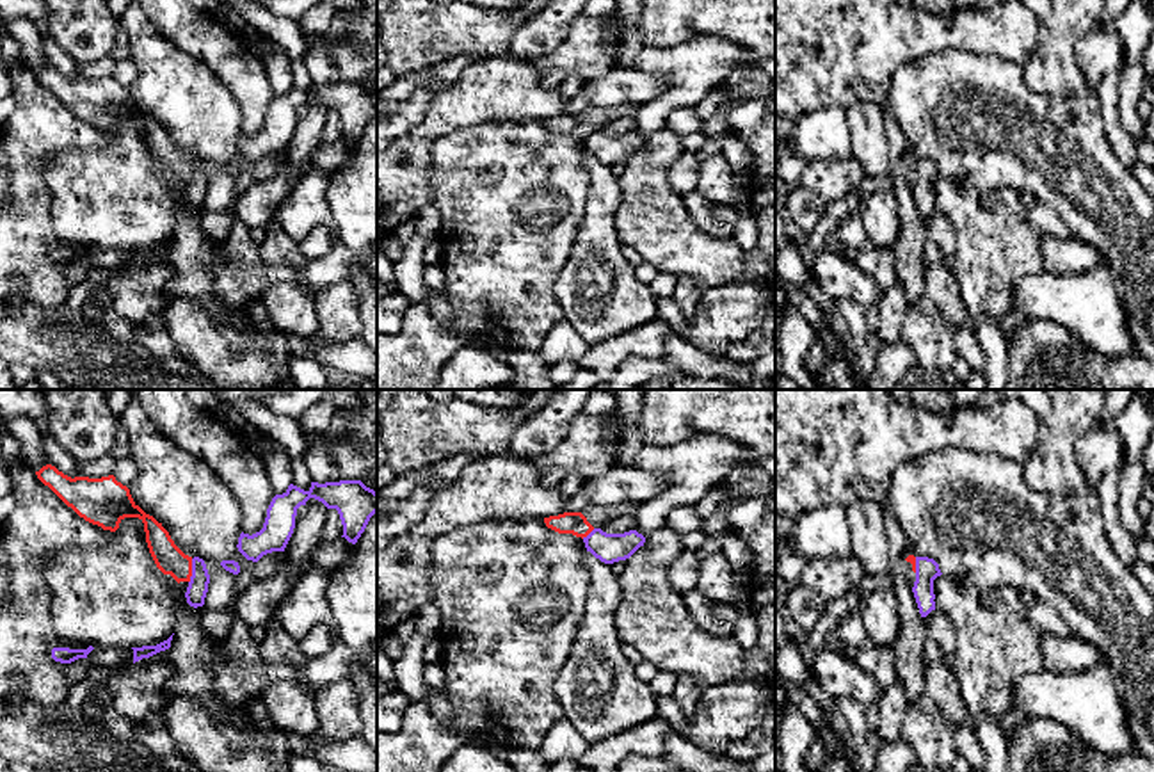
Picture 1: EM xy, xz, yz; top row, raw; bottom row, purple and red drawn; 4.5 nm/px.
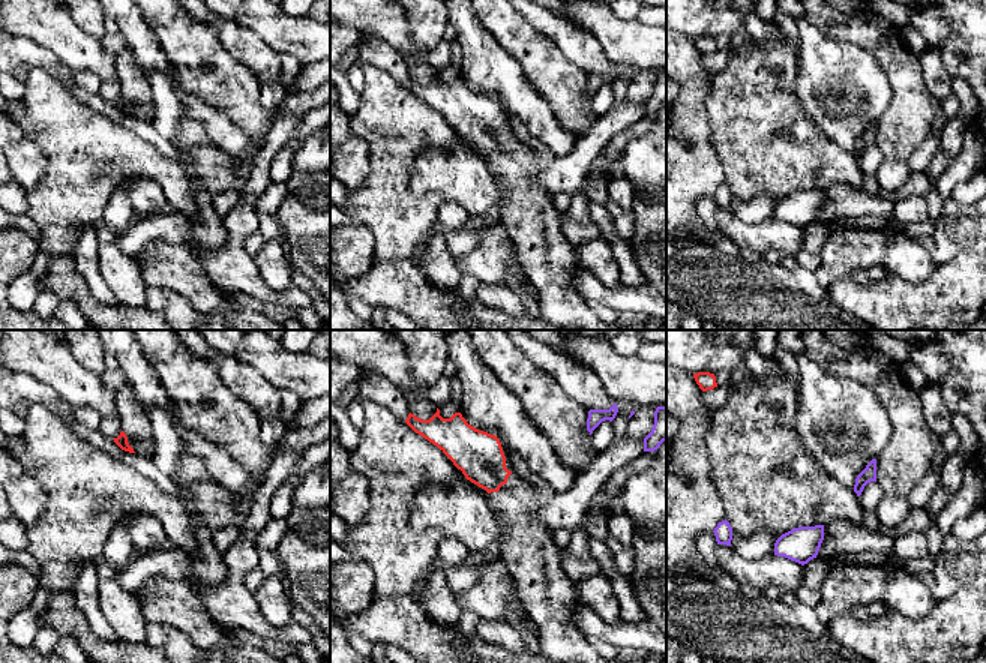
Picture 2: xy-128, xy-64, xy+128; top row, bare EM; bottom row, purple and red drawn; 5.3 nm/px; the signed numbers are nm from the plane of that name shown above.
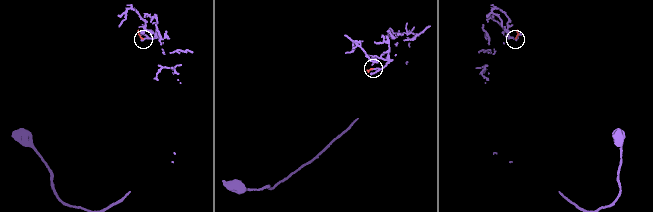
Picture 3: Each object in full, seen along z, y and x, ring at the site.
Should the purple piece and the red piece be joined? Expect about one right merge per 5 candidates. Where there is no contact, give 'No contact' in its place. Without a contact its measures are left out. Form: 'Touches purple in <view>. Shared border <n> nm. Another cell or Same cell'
Touches purple in xy. Shared border 110 nm. Another cell

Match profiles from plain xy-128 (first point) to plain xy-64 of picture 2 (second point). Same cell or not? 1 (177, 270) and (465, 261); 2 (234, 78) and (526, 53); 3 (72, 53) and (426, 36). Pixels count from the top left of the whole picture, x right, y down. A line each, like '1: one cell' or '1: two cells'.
1: one cell
2: one cell
3: two cells

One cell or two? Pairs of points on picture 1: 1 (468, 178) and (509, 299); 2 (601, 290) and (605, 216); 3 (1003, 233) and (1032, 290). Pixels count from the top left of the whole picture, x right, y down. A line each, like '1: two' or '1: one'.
1: one
2: one
3: two

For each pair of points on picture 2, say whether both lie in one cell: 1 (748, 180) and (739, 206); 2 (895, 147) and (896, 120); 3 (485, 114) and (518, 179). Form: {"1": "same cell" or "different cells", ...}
{"1": "different cells", "2": "same cell", "3": "same cell"}

